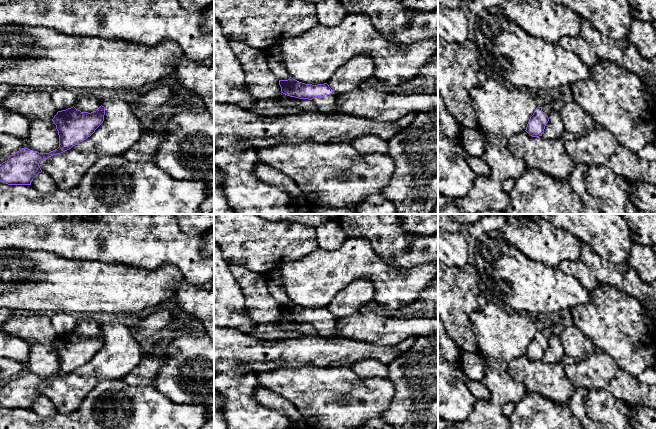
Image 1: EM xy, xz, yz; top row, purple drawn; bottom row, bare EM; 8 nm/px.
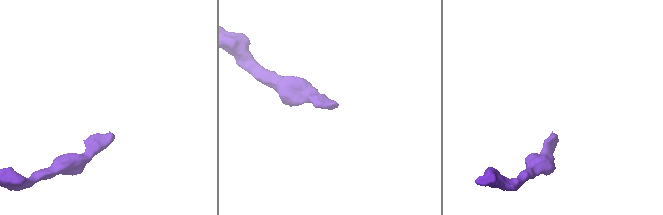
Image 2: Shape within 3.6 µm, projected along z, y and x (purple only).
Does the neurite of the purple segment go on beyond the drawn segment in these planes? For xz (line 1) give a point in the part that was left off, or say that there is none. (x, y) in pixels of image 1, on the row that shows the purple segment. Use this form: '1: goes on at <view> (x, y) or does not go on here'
1: goes on at xz (327, 104)

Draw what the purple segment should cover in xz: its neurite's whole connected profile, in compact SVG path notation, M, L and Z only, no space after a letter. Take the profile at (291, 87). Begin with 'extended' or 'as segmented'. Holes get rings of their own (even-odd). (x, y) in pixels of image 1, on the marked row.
extended | M292 77L288 80L279 80L281 92L287 96L299 99L312 100L320 113L334 115L336 113L337 94L324 84L305 84Z

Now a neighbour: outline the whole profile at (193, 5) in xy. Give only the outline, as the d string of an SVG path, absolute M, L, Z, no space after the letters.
M178 0L178 1L181 3L183 8L196 12L206 10L214 3L214 0Z

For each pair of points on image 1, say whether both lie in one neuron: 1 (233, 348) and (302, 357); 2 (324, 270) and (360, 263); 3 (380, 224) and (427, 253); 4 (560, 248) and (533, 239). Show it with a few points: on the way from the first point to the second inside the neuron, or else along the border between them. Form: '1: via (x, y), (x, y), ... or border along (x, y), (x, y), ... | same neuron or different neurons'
1: via (250, 351), (285, 352) | same neuron
2: via (333, 270), (351, 263) | same neuron
3: via (392, 236), (401, 245), (409, 245), (415, 249) | same neuron
4: via (553, 246), (545, 246), (540, 241) | same neuron

